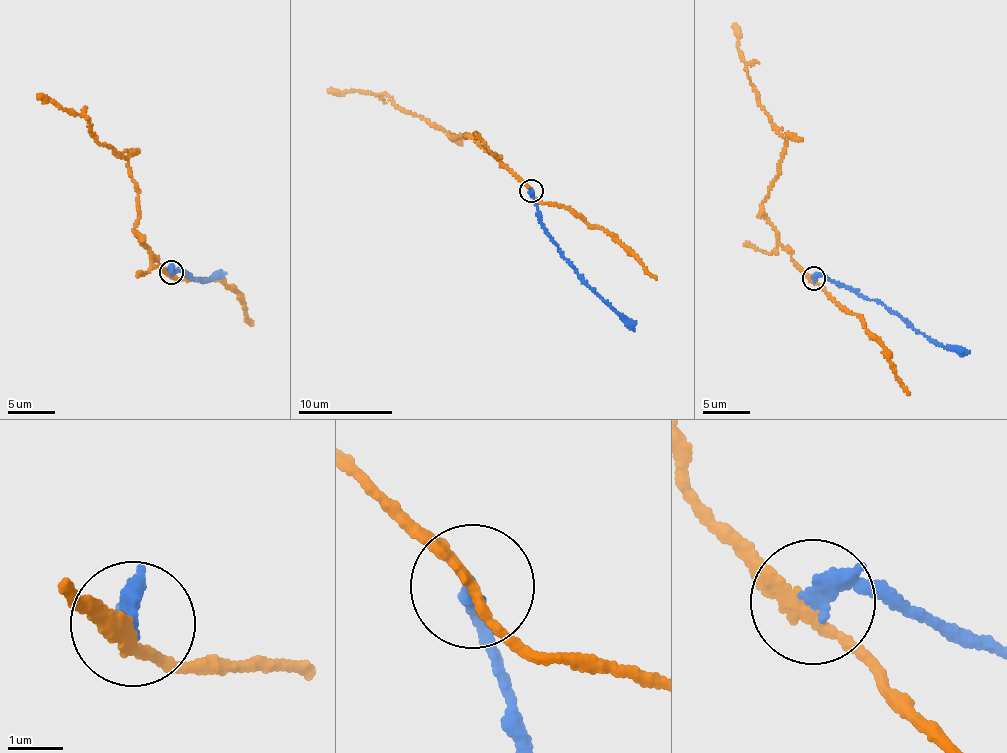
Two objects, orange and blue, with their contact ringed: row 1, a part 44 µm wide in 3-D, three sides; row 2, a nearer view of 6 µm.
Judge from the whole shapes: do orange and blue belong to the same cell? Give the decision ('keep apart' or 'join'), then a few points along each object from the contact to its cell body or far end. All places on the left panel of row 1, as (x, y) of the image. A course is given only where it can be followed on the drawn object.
keep apart; orange runs (171, 274), (158, 264), (135, 226), (138, 192), (128, 161), (96, 140), (88, 120), (59, 109), (38, 95); blue runs (171, 271), (171, 265), (168, 268), (196, 279), (209, 279), (221, 272)

